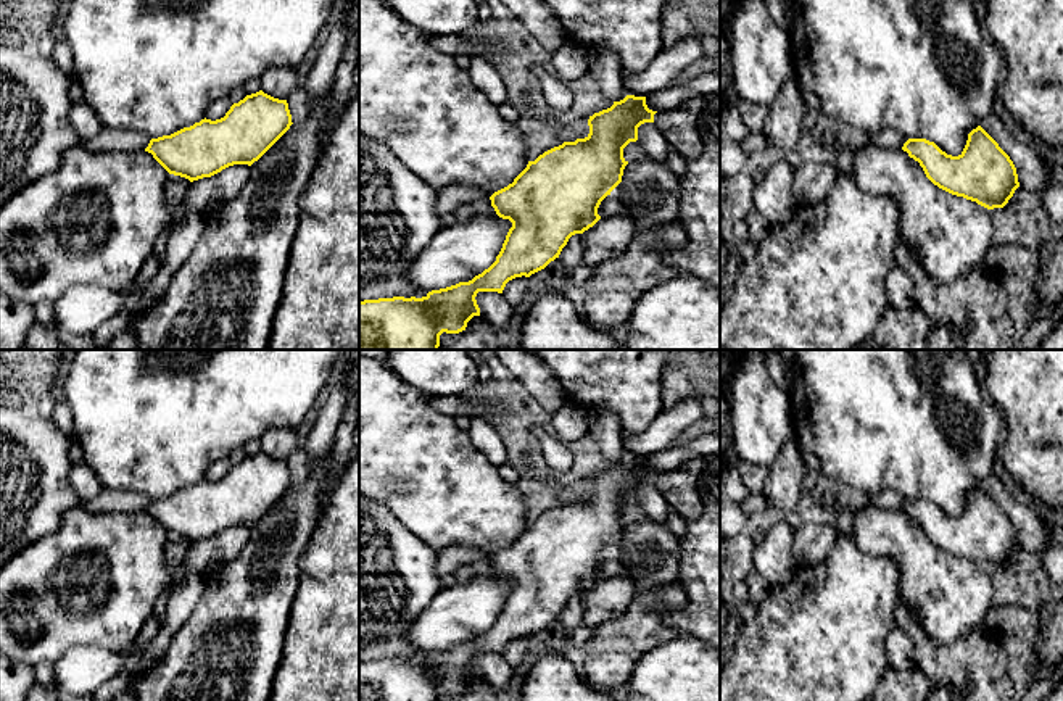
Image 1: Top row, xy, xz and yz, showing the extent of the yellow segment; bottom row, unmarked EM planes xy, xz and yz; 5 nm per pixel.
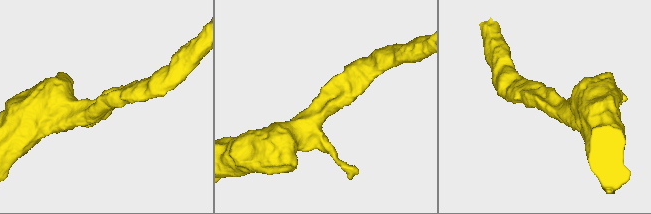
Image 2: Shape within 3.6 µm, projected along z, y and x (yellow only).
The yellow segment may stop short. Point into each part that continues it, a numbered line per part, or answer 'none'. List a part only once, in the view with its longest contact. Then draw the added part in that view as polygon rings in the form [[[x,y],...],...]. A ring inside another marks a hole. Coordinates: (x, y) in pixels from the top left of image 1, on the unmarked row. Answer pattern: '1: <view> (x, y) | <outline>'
none

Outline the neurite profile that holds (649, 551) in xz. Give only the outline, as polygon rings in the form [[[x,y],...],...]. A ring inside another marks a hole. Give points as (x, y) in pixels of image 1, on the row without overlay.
[[[651,519],[628,524],[623,530],[622,543],[610,554],[623,564],[623,575],[635,583],[638,591],[678,583],[680,538],[665,524],[657,524]]]

